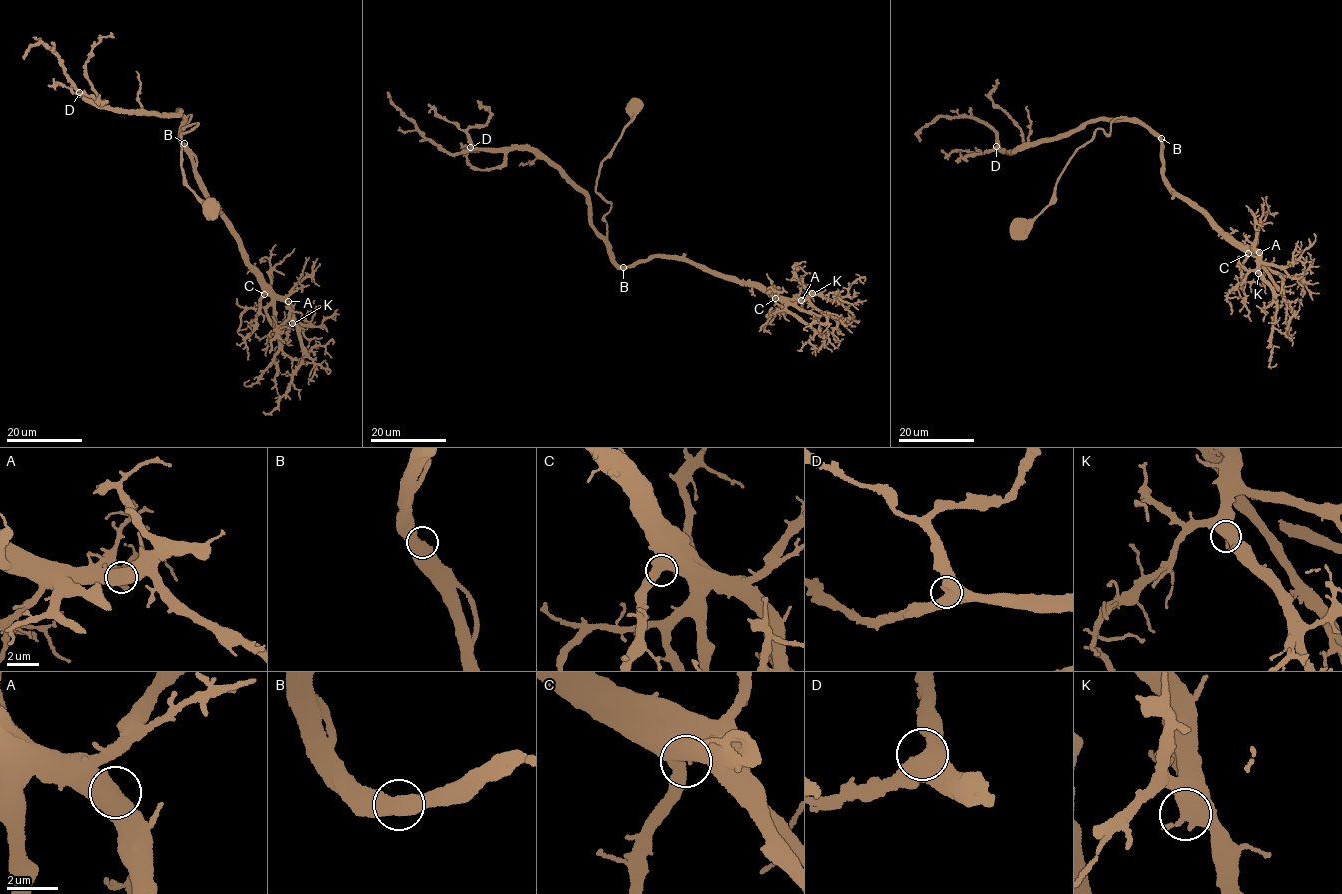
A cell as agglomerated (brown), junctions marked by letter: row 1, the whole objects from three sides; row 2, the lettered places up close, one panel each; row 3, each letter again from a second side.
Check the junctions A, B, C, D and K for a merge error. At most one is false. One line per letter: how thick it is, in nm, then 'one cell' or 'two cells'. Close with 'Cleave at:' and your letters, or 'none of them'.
A: calibre 550 nm; one cell
B: calibre 600 nm; one cell
C: calibre 600 nm; one cell
D: calibre 550 nm; one cell
K: calibre 600 nm; one cell
Cleave at: none of them

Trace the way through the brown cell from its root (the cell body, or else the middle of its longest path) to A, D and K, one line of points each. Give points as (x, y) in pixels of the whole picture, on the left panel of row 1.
A: (211, 203), (181, 167), (190, 115), (179, 131), (195, 178), (288, 301)
D: (211, 203), (187, 185), (181, 167), (180, 135), (198, 123), (184, 128), (191, 115), (108, 110), (79, 92)
K: (211, 203), (181, 167), (190, 115), (179, 131), (195, 178), (292, 323)

